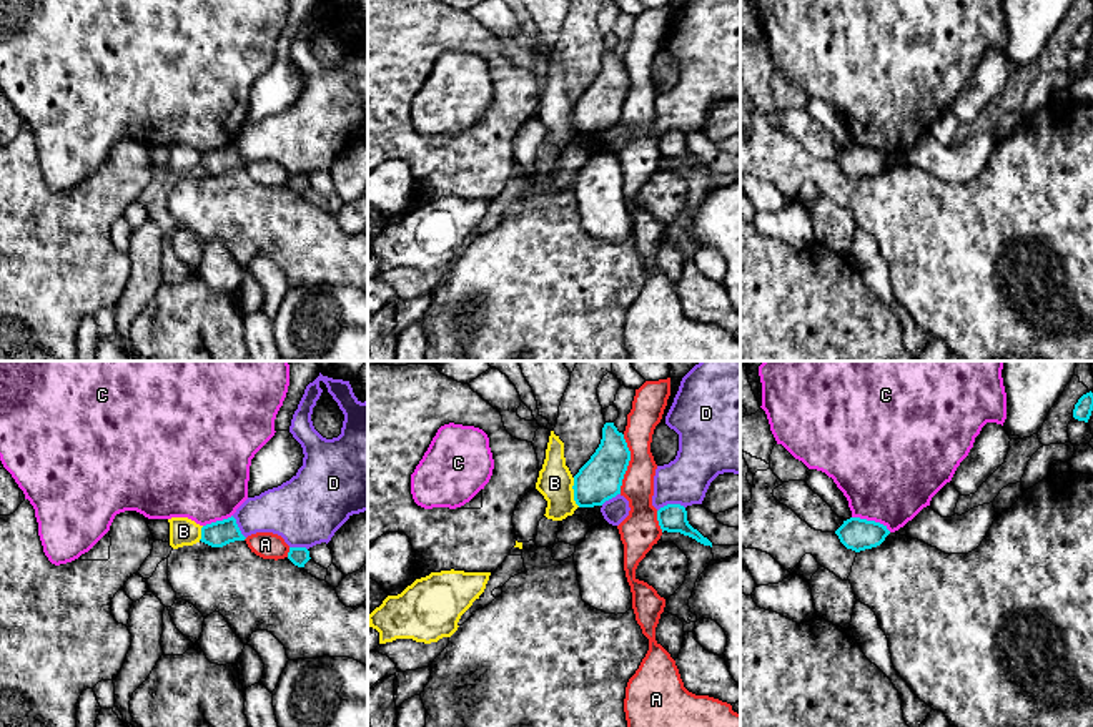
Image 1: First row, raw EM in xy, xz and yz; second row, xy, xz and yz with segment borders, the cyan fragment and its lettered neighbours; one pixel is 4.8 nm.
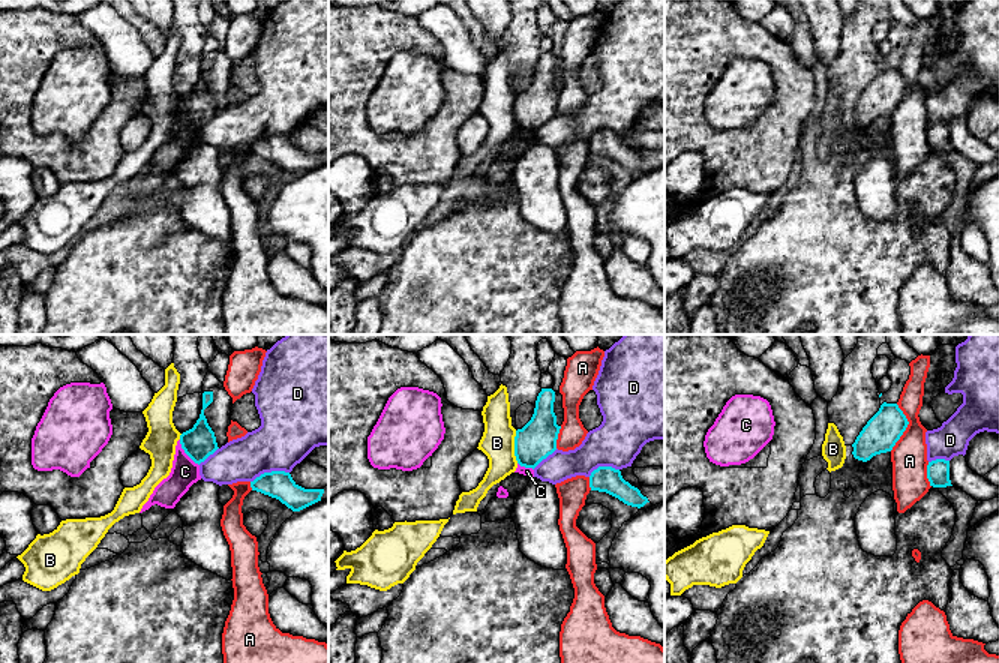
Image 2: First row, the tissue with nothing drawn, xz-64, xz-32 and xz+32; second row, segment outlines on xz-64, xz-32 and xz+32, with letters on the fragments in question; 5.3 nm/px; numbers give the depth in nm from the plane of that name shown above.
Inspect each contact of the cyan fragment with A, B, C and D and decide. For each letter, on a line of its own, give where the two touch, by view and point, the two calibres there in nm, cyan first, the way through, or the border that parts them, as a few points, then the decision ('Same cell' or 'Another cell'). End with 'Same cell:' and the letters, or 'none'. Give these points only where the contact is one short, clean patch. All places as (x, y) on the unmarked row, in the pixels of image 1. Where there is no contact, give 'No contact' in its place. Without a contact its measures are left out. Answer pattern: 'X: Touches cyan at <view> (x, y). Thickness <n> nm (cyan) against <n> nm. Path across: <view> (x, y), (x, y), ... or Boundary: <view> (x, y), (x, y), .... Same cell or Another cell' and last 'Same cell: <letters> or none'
A: Touches cyan at xz (628, 92). Thickness 220 nm (cyan) against 160 nm. Another cell
B: Touches cyan at xz (574, 120). Thickness 220 nm (cyan) against 170 nm. Boundary: xz (573, 105), (573, 127), (579, 133). Another cell
C: Touches cyan at yz (872, 148). Thickness 160 nm (cyan) against 480 nm. Another cell
D: Touches cyan at xz (671, 132). Thickness 140 nm (cyan) against 220 nm. Another cell
Same cell: none

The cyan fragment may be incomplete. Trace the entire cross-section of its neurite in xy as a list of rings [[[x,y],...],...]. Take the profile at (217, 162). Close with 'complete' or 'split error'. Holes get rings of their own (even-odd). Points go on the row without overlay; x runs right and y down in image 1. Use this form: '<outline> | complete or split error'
[[[231,143],[223,148],[216,148],[201,155],[201,170],[211,175],[223,175],[235,168],[245,168],[236,146]]] | complete

